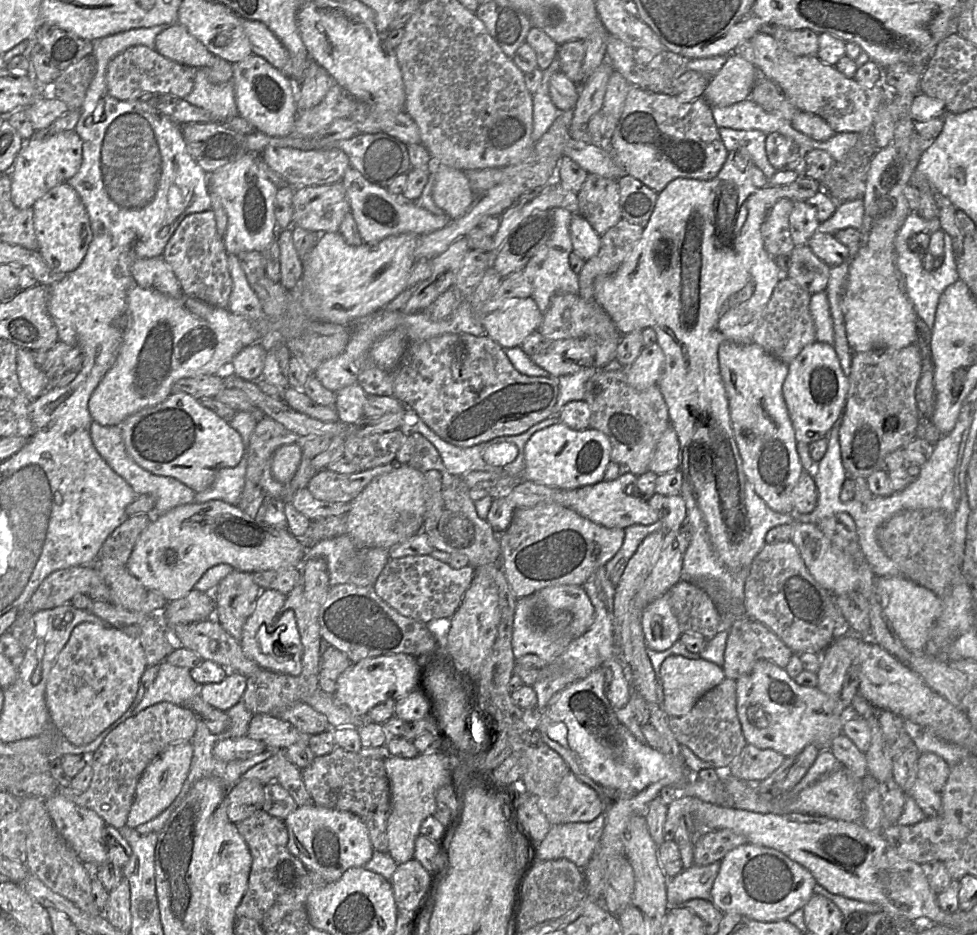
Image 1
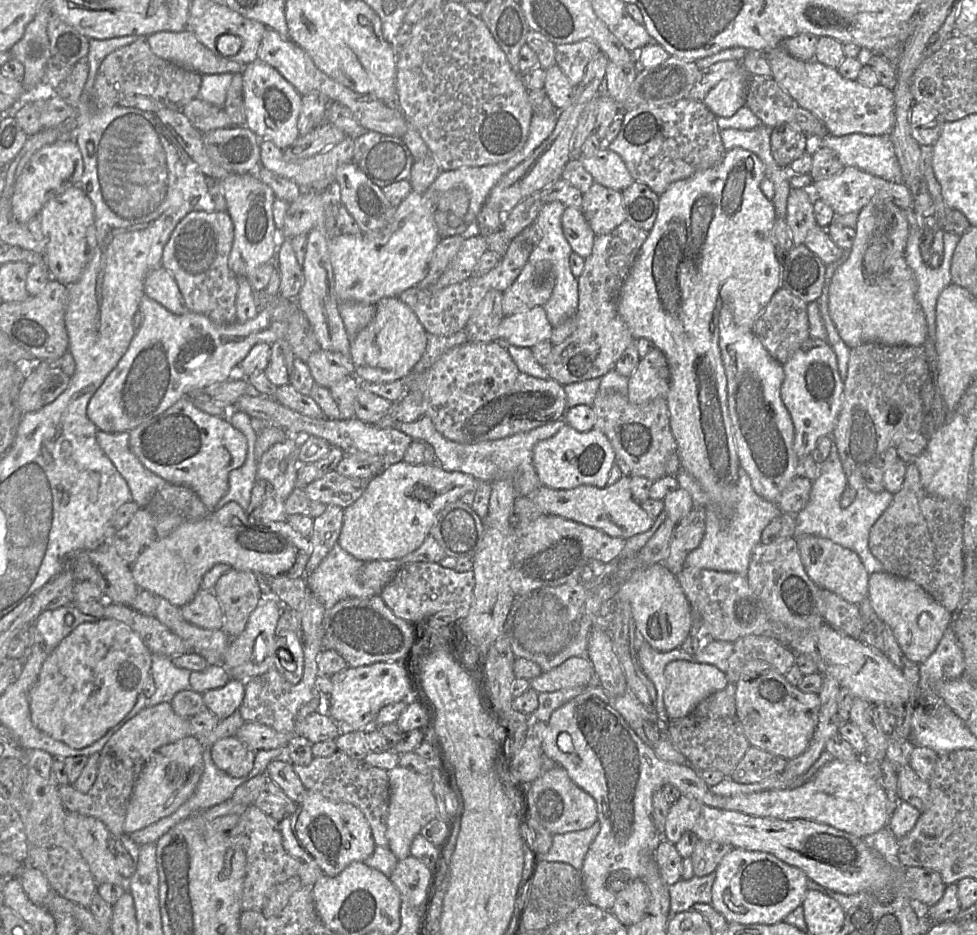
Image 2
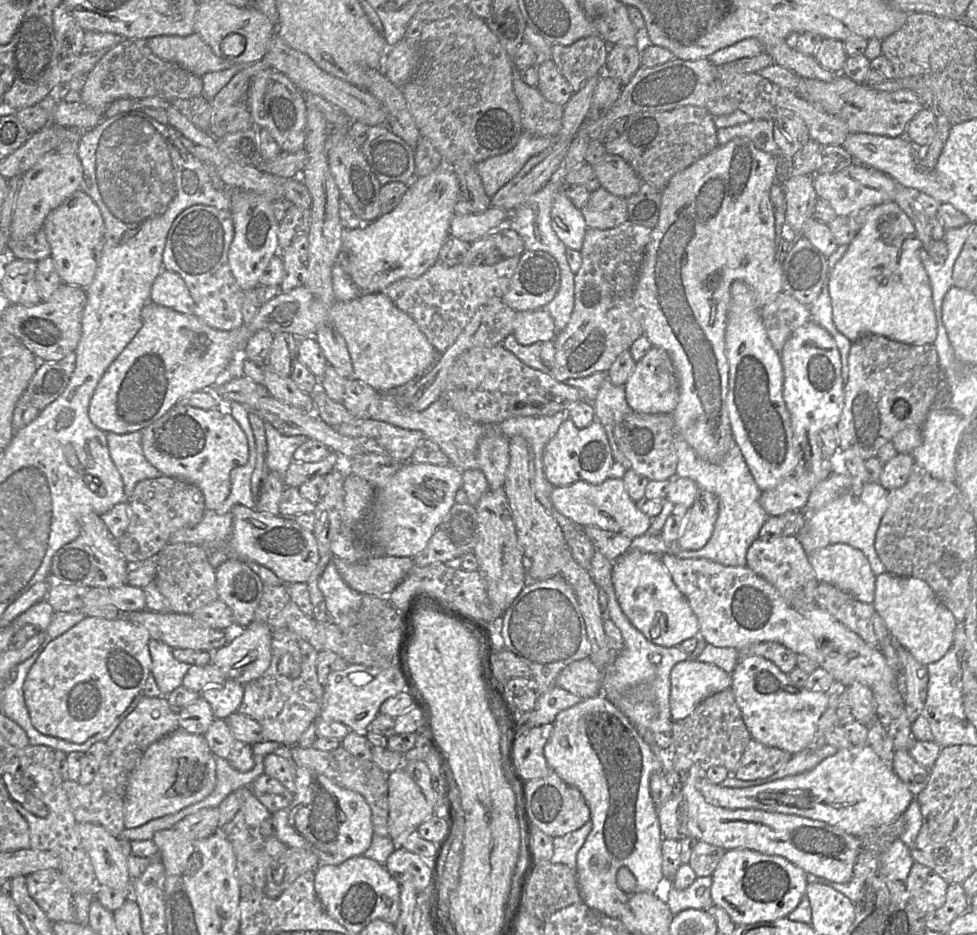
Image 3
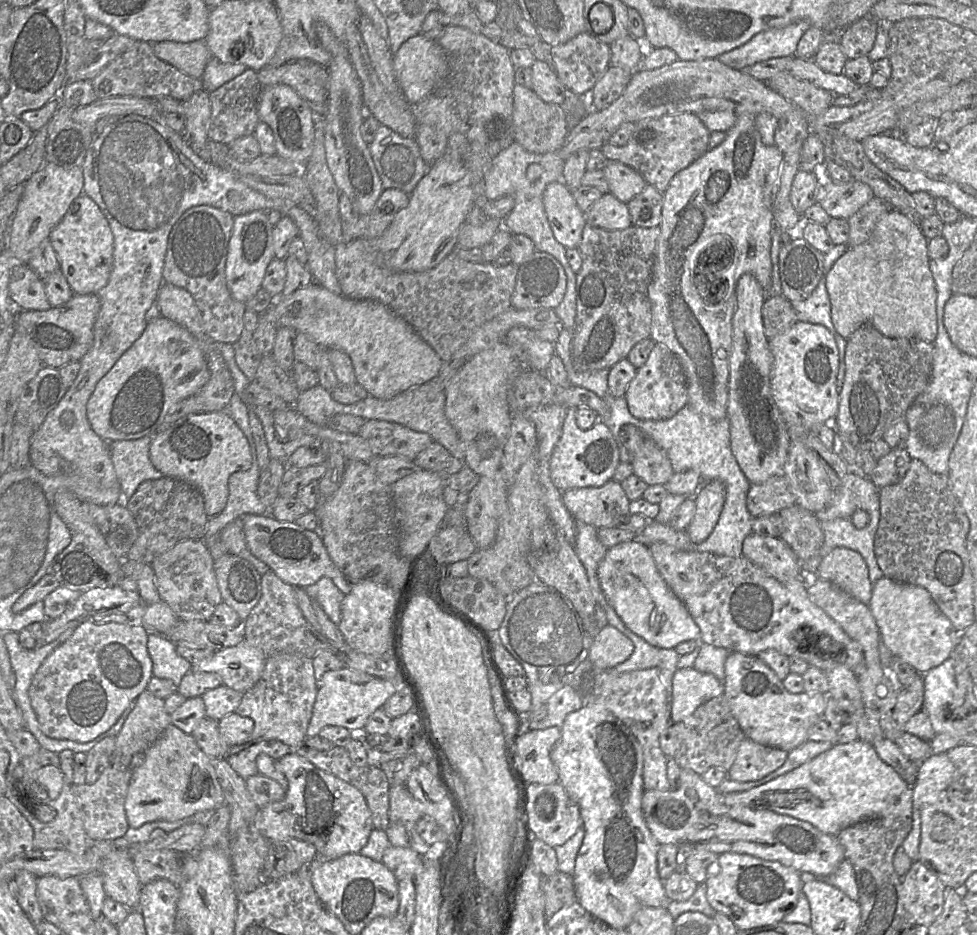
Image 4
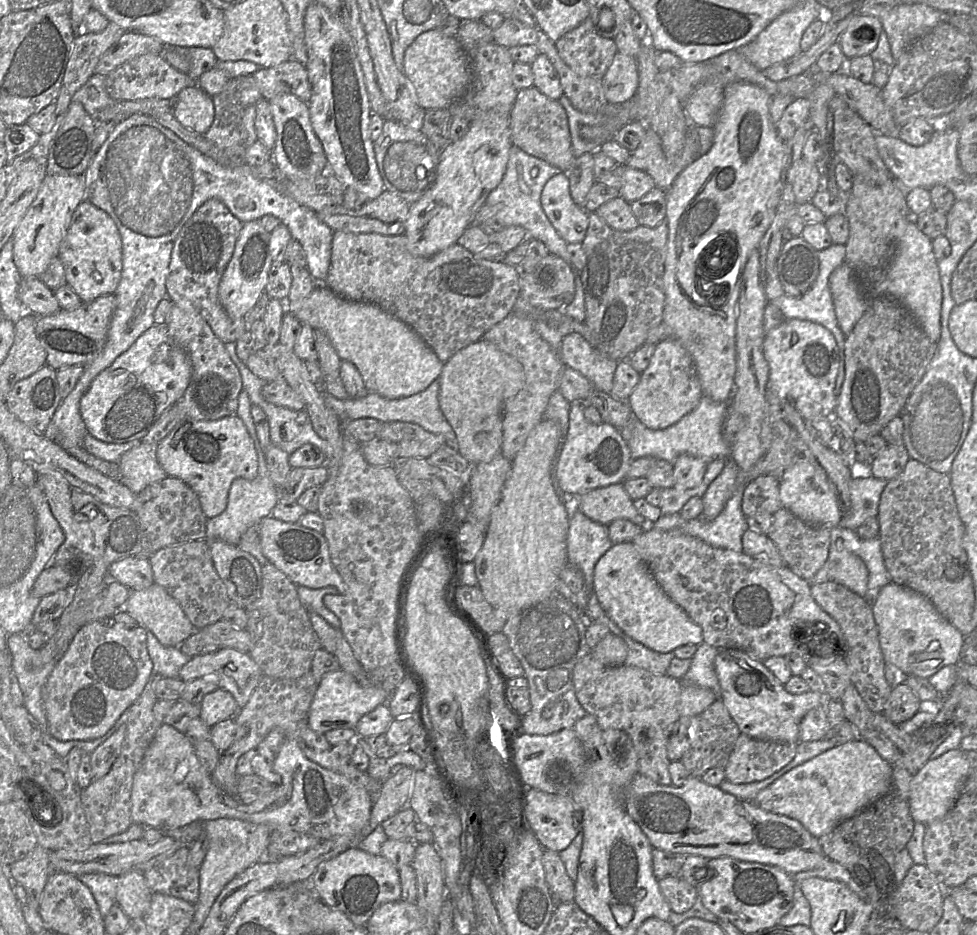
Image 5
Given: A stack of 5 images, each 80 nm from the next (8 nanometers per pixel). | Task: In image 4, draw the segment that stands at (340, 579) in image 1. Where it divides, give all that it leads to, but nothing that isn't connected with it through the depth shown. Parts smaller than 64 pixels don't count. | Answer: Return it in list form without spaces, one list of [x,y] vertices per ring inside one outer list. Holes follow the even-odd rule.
[[[322,577],[315,584],[305,587],[312,602],[317,602],[330,620],[338,625],[341,621],[341,603],[345,598],[334,582],[328,577]]]

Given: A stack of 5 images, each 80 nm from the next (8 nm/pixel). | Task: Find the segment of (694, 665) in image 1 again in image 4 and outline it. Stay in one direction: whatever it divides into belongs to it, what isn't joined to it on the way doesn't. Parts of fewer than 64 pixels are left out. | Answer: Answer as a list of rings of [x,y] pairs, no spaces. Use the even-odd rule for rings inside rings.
[[[691,668],[675,671],[672,679],[671,721],[690,716],[702,703],[724,693],[724,684],[713,674]]]

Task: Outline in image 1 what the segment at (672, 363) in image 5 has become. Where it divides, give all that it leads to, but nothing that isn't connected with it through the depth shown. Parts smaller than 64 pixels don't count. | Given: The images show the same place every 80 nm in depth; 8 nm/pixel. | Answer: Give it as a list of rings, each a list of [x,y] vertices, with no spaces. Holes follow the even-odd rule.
[[[657,343],[643,347],[640,355],[626,369],[628,384],[638,391],[658,386],[663,365],[664,353]]]

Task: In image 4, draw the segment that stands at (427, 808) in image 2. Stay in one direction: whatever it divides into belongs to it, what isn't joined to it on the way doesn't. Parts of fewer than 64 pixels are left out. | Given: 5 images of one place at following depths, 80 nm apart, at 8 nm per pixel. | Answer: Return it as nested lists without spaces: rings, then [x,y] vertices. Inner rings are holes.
[[[390,785],[389,821],[416,823],[423,817],[423,806],[409,792],[406,785]]]

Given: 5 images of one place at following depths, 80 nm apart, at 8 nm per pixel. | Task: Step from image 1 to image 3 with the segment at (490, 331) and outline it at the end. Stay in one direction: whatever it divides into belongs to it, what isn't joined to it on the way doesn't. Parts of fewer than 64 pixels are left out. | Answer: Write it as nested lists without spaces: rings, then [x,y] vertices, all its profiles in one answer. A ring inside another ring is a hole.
[[[546,308],[517,313],[512,334],[519,344],[525,346],[553,342],[558,335],[554,320]]]

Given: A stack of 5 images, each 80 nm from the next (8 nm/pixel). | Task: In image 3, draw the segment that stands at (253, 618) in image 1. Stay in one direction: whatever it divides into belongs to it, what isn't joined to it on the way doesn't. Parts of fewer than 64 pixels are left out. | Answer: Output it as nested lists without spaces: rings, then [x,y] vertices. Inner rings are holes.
[[[252,621],[244,628],[238,629],[229,642],[214,651],[211,664],[222,670],[228,679],[241,685],[262,676],[271,662],[272,631],[265,624]]]

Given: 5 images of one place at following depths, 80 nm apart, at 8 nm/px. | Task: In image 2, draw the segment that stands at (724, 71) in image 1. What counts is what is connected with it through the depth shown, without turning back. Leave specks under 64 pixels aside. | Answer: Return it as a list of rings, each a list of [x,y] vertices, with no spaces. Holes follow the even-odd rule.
[[[743,68],[719,81],[709,90],[704,104],[719,117],[731,117],[745,105],[749,75]]]

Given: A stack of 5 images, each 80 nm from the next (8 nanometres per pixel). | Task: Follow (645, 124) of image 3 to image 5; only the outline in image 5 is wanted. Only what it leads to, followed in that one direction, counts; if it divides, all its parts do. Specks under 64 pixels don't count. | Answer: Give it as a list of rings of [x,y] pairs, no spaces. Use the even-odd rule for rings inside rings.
[[[691,125],[687,130],[683,148],[673,157],[667,157],[663,151],[661,139],[658,134],[649,127],[646,127],[645,137],[635,150],[627,150],[614,140],[604,143],[598,150],[605,156],[613,159],[618,166],[626,166],[647,173],[652,177],[655,187],[667,191],[674,179],[689,165],[691,165],[699,155],[699,135],[695,125]]]

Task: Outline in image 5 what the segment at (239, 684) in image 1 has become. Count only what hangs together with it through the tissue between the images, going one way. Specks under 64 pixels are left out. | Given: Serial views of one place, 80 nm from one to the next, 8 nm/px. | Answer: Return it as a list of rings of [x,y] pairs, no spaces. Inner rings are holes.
[[[218,687],[206,694],[200,704],[200,719],[210,728],[218,722],[232,718],[239,710],[233,695]]]

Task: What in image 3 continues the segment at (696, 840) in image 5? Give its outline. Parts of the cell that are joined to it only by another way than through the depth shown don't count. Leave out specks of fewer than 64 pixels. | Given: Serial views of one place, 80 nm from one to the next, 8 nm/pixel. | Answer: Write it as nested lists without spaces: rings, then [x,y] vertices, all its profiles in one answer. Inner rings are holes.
[[[670,752],[670,761],[680,776],[682,788],[678,795],[657,807],[657,817],[664,839],[680,841],[685,837],[692,837],[698,842],[724,850],[748,849],[780,856],[807,873],[836,883],[846,883],[852,878],[854,865],[862,851],[858,838],[837,827],[806,817],[712,805],[696,788],[696,783],[704,778],[704,772],[691,760],[675,752]]]

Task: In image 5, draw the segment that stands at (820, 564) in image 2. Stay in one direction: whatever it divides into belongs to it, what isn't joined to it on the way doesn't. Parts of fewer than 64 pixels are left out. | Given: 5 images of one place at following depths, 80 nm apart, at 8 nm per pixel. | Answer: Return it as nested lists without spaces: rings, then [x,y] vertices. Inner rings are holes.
[[[849,552],[832,563],[832,568],[829,570],[829,581],[841,584],[864,597],[867,591],[868,570],[859,556]]]

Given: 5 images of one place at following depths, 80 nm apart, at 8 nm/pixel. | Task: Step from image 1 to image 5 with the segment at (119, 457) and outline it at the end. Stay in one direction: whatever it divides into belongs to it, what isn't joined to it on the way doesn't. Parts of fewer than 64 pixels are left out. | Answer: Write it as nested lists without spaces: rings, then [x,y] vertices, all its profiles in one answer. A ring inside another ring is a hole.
[[[140,440],[139,444],[125,452],[118,462],[119,481],[135,494],[167,477],[157,460],[157,445]]]

